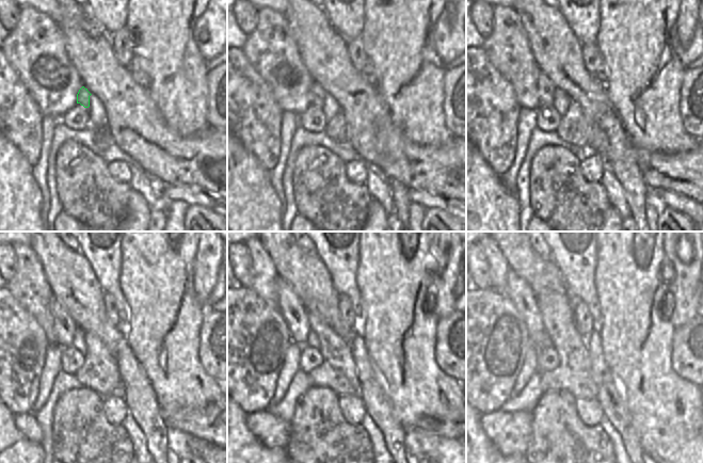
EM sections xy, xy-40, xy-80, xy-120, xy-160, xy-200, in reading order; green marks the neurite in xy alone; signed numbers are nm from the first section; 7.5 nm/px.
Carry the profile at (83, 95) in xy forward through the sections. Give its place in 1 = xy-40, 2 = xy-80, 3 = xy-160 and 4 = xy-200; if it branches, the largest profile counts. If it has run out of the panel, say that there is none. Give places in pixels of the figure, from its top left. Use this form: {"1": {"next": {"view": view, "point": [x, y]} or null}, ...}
{"1": {"next": {"view": "xy-40", "point": [317, 95]}}, "2": {"next": {"view": "xy-80", "point": [545, 88]}}, "3": {"next": {"view": "xy-160", "point": [292, 310]}}, "4": {"next": {"view": "xy-200", "point": [518, 292]}}}

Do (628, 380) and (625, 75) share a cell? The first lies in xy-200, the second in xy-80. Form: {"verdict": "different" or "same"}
{"verdict": "same"}

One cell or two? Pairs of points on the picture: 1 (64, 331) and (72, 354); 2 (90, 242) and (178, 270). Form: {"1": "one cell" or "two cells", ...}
{"1": "two cells", "2": "two cells"}

